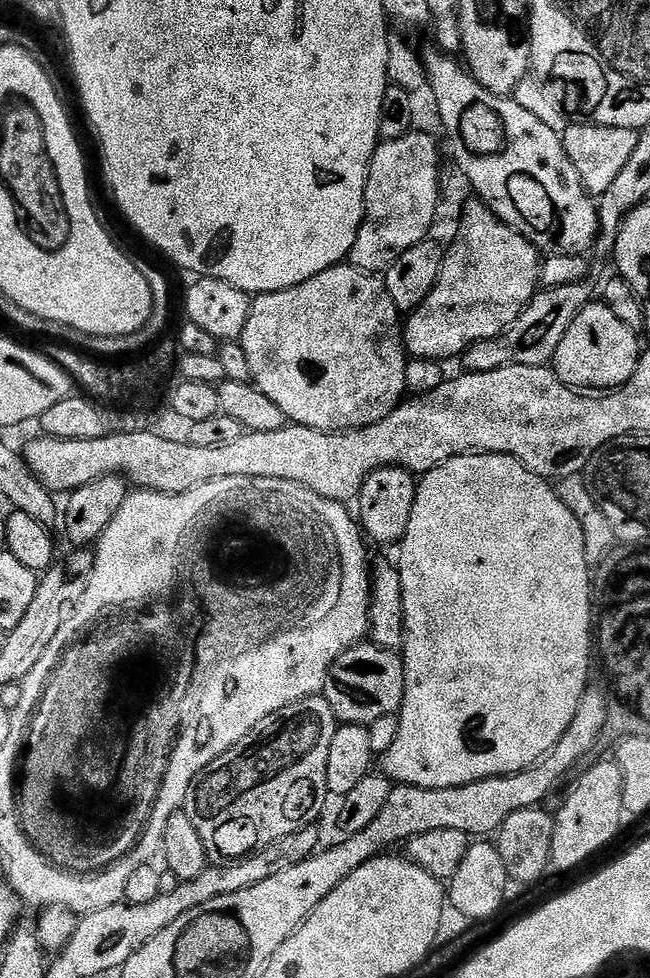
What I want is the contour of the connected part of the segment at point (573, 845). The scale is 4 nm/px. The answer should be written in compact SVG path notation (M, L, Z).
M604 758L592 769L579 773L576 785L572 793L564 800L560 813L555 813L553 826L553 838L551 843L551 867L560 872L568 872L571 868L579 866L583 860L588 860L599 848L604 848L620 832L620 816L625 815L624 799L622 798L622 774L620 768L611 759Z

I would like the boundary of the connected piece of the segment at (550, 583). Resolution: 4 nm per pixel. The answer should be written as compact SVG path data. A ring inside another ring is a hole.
M455 456L419 477L414 510L410 510L410 526L406 526L398 551L404 611L404 697L398 713L398 736L382 757L383 775L396 784L409 784L415 788L457 788L491 776L521 772L547 756L562 734L566 734L566 726L570 726L578 710L578 702L589 687L588 663L592 656L594 660L594 576L586 558L582 526L578 518L570 514L566 502L562 502L559 491L513 456Z

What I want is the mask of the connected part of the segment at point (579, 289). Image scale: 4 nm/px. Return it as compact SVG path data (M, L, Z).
M588 282L537 291L524 313L501 336L471 344L462 357L463 367L469 372L489 372L511 364L545 367L558 350L558 342L562 342L566 330L570 330L570 322L574 322L576 315L593 300Z

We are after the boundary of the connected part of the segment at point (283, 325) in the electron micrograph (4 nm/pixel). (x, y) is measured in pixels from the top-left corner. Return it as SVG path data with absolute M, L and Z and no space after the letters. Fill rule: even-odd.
M348 262L335 264L330 270L322 270L322 274L298 286L290 286L281 292L257 295L252 301L252 318L246 322L243 339L246 341L244 349L248 355L248 362L252 366L251 383L255 384L258 390L262 390L262 394L266 394L270 402L276 403L282 409L282 414L286 414L288 421L294 424L323 432L351 432L357 428L370 426L374 422L382 422L382 418L386 418L402 403L408 392L406 366L410 357L404 346L402 313L394 306L394 298L390 298L390 290L386 290L379 275L354 268Z

